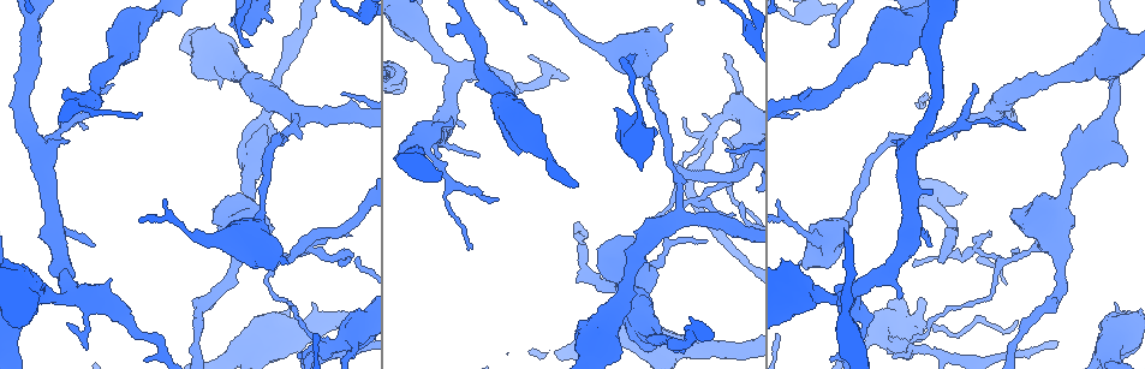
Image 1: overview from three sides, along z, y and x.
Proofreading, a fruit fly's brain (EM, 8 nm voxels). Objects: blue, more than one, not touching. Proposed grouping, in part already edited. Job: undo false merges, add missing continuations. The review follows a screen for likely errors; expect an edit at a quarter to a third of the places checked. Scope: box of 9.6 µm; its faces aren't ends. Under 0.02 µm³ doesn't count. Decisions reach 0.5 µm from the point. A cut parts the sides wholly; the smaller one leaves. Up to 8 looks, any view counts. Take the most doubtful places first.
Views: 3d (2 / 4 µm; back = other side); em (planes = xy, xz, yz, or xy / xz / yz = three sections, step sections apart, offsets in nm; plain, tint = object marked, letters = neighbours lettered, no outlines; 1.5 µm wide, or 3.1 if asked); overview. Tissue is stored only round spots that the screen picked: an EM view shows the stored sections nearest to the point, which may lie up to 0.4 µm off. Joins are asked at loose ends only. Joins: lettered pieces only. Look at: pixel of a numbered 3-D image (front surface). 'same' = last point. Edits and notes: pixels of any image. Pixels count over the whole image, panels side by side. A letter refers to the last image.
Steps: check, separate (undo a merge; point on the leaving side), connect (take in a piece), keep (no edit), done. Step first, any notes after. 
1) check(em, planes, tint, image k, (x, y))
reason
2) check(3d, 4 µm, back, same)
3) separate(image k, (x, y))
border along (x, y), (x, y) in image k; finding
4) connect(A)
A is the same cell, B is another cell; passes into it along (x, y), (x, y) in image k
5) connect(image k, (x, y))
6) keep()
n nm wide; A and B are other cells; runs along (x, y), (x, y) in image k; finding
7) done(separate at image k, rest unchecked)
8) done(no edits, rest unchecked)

check(3d, 4 µm, image 1, (288, 259))

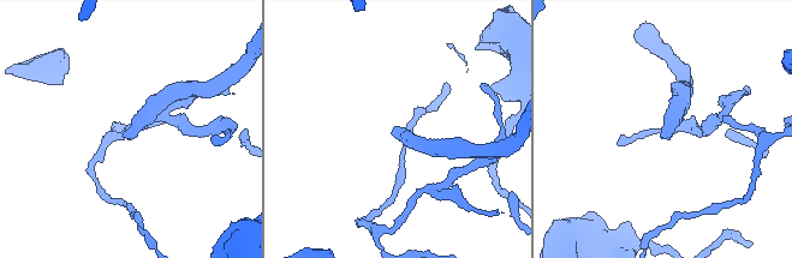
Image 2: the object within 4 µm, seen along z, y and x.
check(em, planes, letters, image 2, (669, 135))

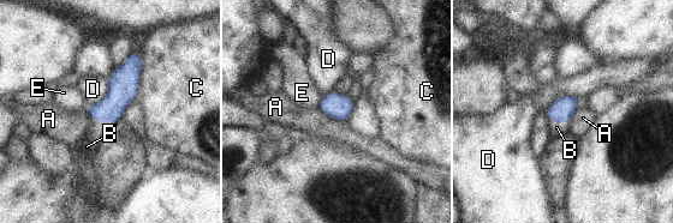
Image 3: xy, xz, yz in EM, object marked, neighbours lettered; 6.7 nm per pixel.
connect(B)
B is the same cell, A, C, D and E are other cells; passes into it along (121, 90), (100, 120), (87, 146) in image 3; the neuron continues

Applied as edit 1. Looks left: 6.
check(overview)

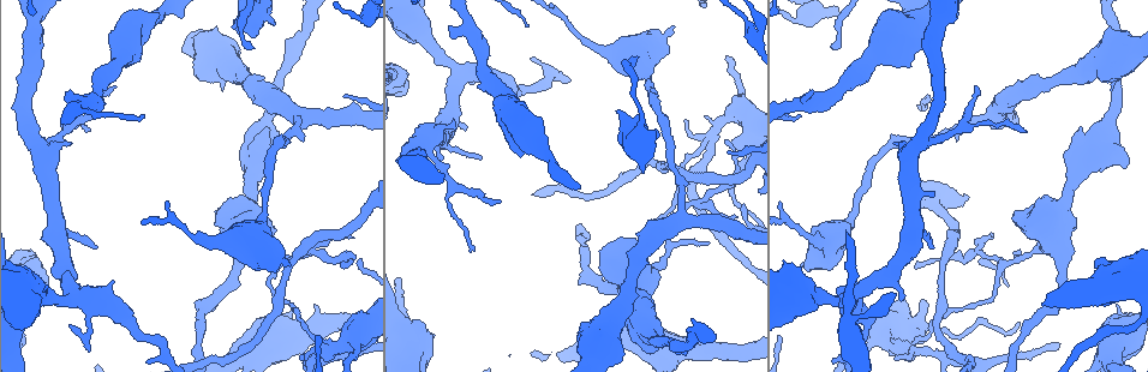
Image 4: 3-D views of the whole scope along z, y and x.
check(3d, 4 µm, image 4, (89, 351))
tapers out

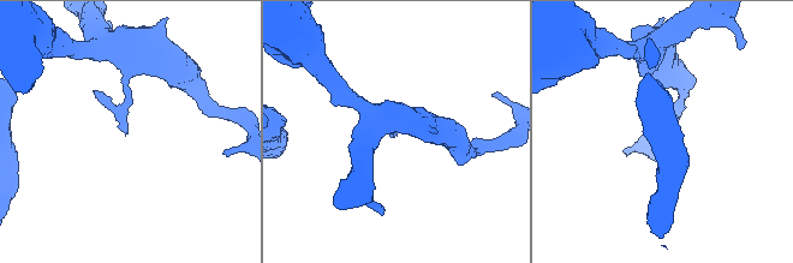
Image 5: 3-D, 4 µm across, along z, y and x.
check(em, planes, tint, image 5, (125, 132))
shape alone is not enough

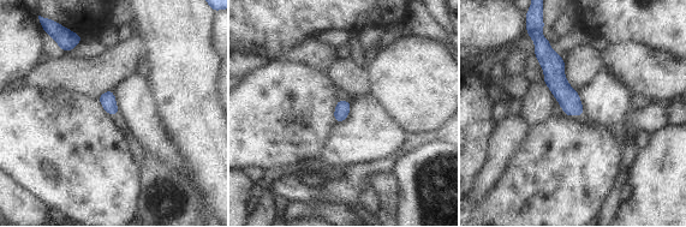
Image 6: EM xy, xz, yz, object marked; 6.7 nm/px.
check(em, planes, letters, same)

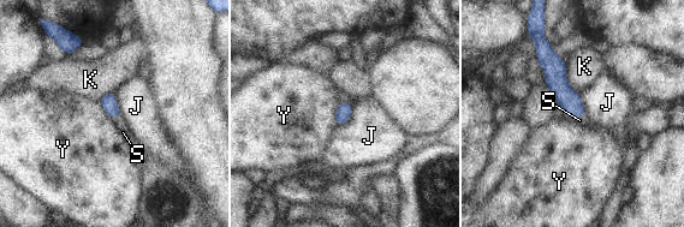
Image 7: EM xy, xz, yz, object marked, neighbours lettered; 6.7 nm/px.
connect(S)
S is the same cell, J, K and Y are other cells; passes into it along (569, 100), (578, 117), (584, 121) in image 7; it goes on there

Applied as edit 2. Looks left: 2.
check(em, planes, tint, image 4, (966, 331))
sharp bend

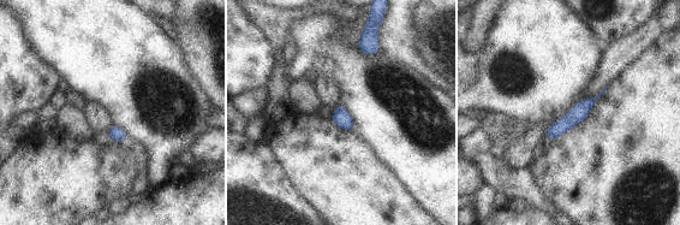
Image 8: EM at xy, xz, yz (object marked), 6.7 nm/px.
check(em, planes, letters, same)
what lies round it

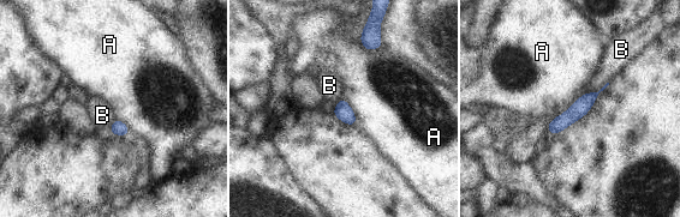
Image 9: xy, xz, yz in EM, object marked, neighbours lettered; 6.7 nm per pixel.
keep()
A and B are other cells; runs along (594, 95), (568, 118), (550, 128) in image 9; continuous, no second neuron

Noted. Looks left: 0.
done(connect at image 3, connect at image 7, rest unchecked)

